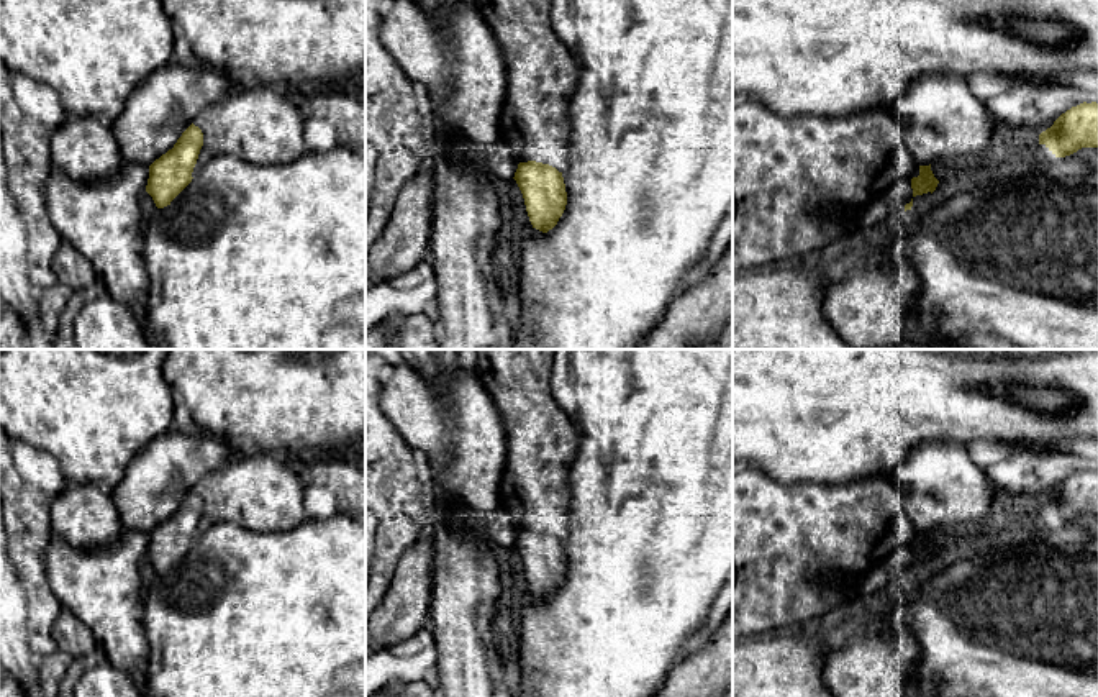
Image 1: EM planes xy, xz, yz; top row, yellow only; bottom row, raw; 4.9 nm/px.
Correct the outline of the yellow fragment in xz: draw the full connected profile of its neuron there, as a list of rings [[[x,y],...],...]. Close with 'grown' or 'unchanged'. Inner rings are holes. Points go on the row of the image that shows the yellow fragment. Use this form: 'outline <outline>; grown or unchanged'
outline [[[536,161],[520,162],[513,177],[523,194],[533,228],[547,233],[562,216],[567,192],[562,172]]]; unchanged

